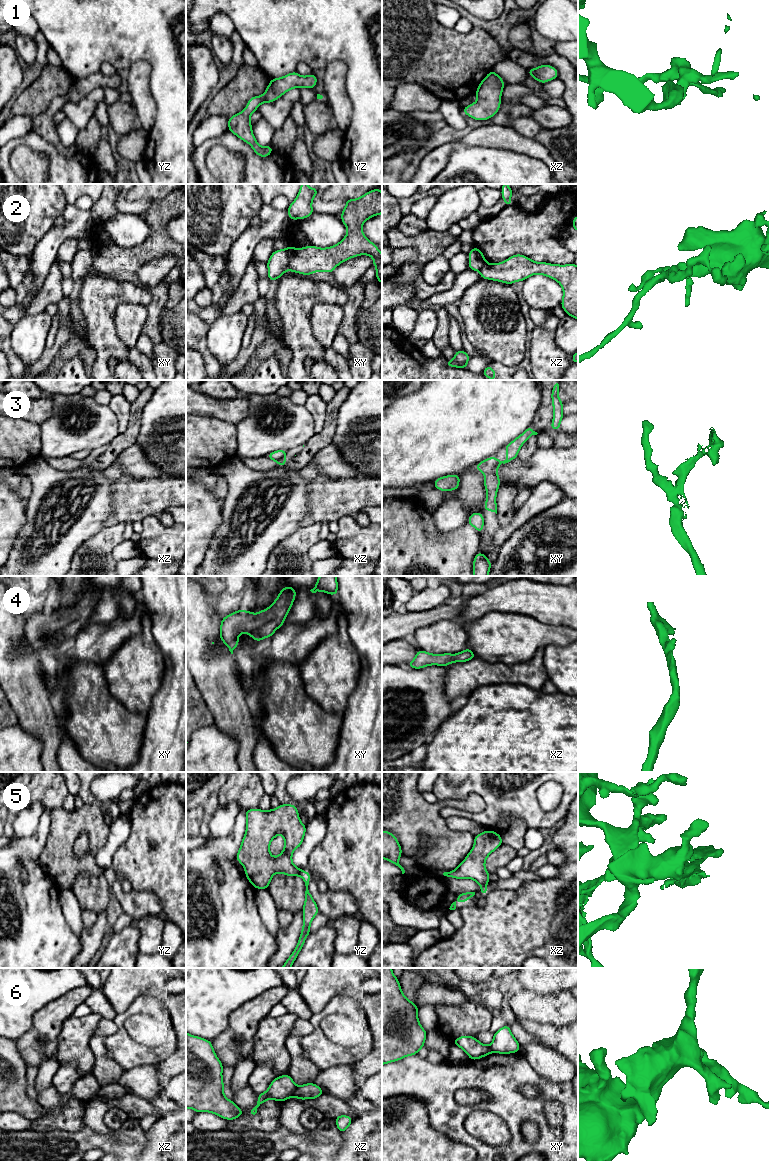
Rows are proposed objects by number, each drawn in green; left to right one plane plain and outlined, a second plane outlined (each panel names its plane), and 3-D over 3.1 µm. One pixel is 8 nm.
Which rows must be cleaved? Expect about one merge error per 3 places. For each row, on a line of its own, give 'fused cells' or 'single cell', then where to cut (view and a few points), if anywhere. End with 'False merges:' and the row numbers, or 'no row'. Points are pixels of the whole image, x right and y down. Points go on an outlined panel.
1: single cell; cut none
2: fused cells; cut xy (285, 249), (289, 269)
3: fused cells; cut xz (284, 455), (274, 460)
4: single cell; cut none
5: fused cells; cut yz (303, 871), (300, 874)
6: fused cells; cut xz (297, 1086), (293, 1096)
False merges: 2, 3, 5, 6

